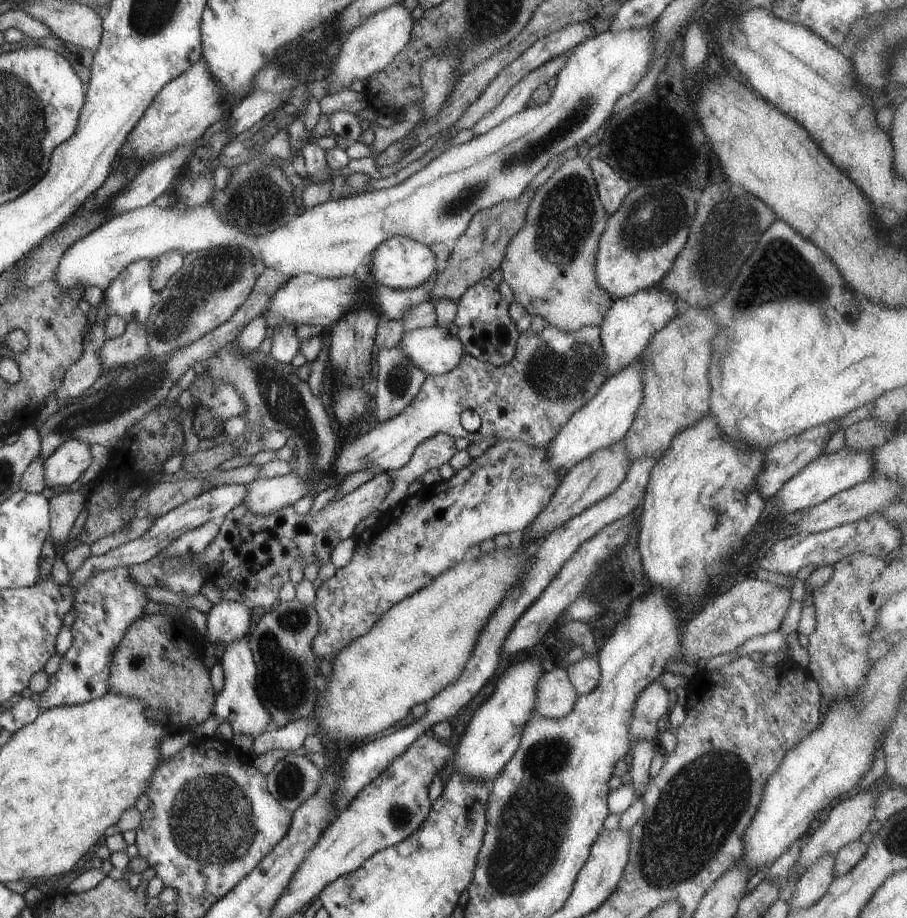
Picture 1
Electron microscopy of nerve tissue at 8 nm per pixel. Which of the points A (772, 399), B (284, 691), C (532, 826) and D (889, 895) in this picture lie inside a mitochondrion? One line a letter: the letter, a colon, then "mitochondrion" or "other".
A: other
B: mitochondrion
C: mitochondrion
D: other

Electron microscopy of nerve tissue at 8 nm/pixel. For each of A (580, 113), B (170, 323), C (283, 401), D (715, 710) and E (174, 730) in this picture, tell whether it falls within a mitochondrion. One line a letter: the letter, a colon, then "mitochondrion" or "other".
A: mitochondrion
B: mitochondrion
C: mitochondrion
D: other
E: other

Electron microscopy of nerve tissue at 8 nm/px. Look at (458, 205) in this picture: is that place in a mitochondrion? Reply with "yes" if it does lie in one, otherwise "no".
yes

